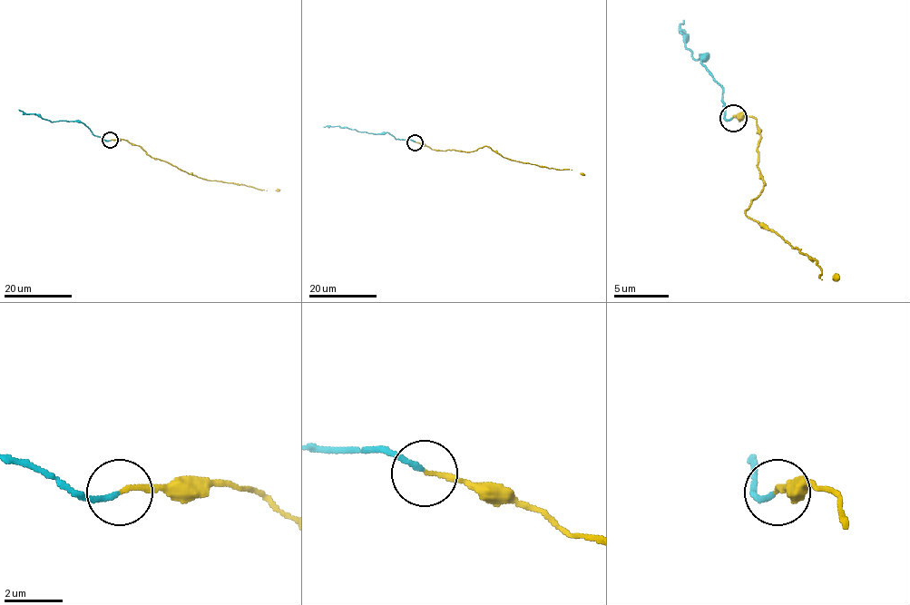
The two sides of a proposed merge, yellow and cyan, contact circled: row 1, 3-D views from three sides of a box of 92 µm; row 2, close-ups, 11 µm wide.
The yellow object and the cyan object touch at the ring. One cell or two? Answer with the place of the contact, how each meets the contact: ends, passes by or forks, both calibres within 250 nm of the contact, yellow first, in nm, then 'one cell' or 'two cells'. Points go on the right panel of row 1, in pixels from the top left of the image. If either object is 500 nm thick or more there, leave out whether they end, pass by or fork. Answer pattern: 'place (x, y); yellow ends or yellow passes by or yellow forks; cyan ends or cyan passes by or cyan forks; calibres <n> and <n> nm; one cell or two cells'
place (733, 118); yellow ends; cyan ends; calibres 150 and 170 nm; two cells

